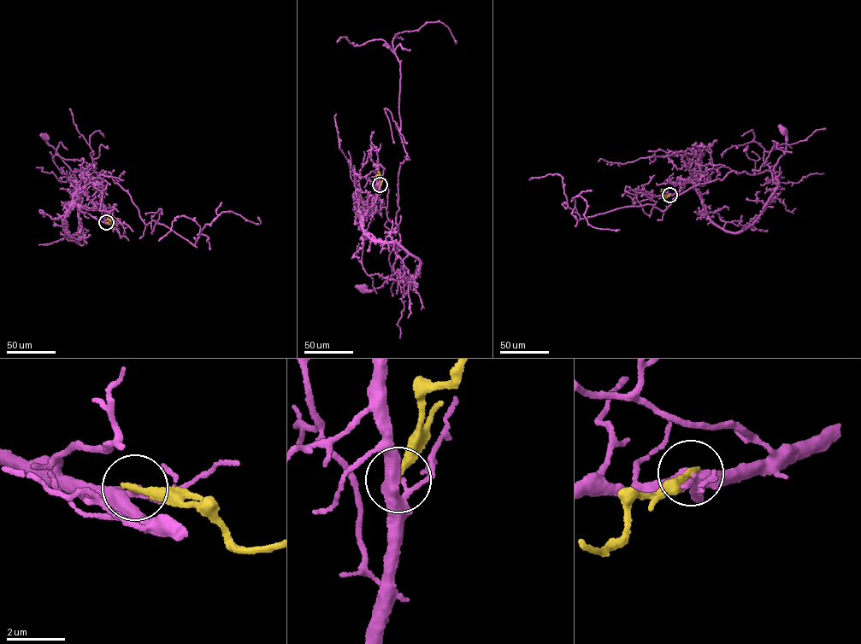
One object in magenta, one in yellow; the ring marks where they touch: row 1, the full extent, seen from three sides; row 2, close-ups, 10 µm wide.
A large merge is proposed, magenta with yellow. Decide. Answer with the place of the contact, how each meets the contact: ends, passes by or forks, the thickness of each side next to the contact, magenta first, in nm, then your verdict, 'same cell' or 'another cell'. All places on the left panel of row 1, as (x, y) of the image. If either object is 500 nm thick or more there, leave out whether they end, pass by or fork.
(106, 222) | magenta passes by | yellow ends | 170/280 nm | another cell

